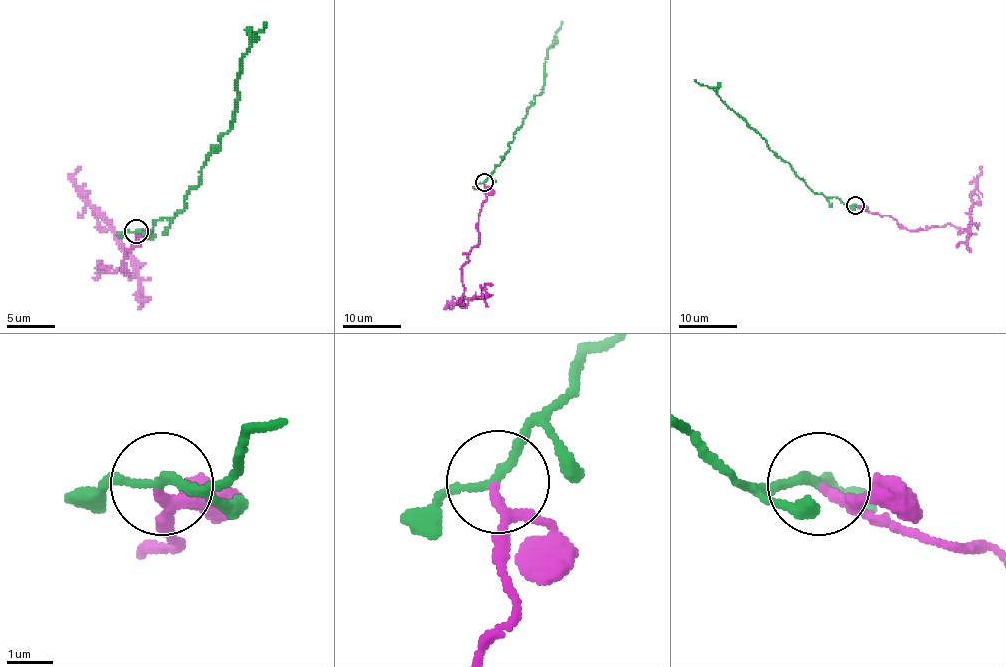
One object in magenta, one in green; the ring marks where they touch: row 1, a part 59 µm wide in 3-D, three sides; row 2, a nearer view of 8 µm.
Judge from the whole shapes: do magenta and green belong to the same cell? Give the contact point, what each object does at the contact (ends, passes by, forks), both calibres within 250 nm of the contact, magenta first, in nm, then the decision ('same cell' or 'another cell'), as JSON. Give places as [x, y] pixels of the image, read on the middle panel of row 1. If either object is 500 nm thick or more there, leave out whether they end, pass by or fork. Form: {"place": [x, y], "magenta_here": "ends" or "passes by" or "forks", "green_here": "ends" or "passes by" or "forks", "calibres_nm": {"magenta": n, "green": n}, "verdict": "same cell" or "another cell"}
{"place": [484, 182], "magenta_here": "passes by", "green_here": "passes by", "calibres_nm": {"magenta": 150, "green": 170}, "verdict": "same cell"}

